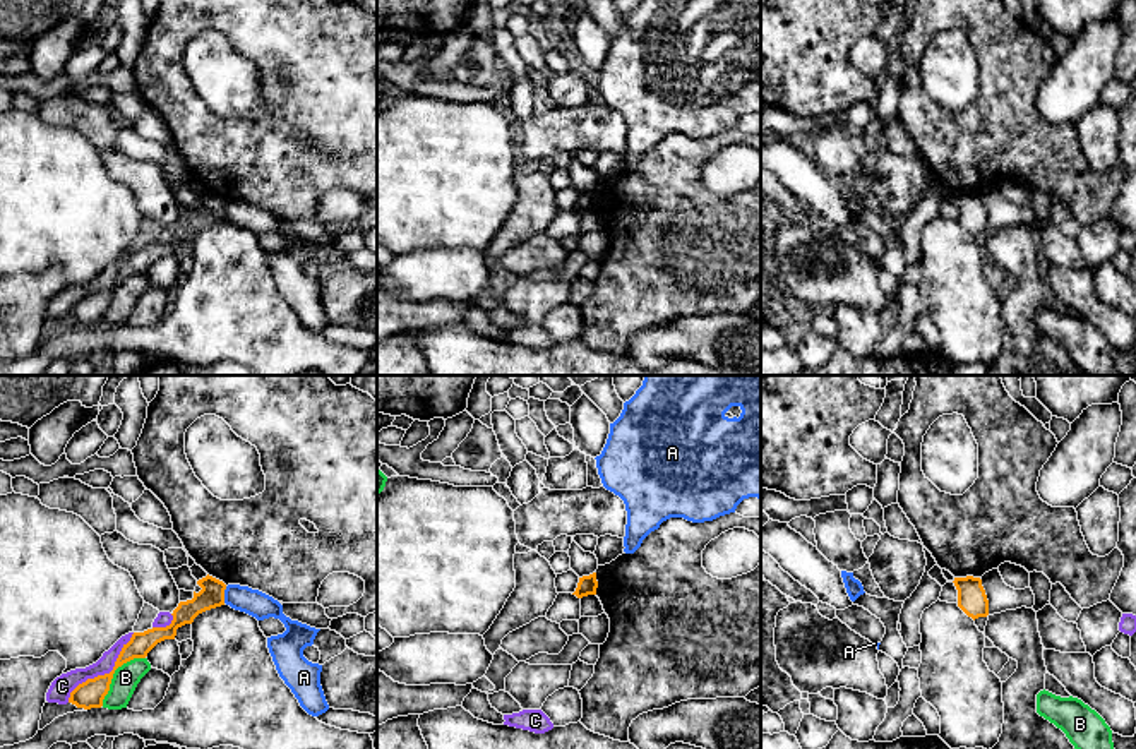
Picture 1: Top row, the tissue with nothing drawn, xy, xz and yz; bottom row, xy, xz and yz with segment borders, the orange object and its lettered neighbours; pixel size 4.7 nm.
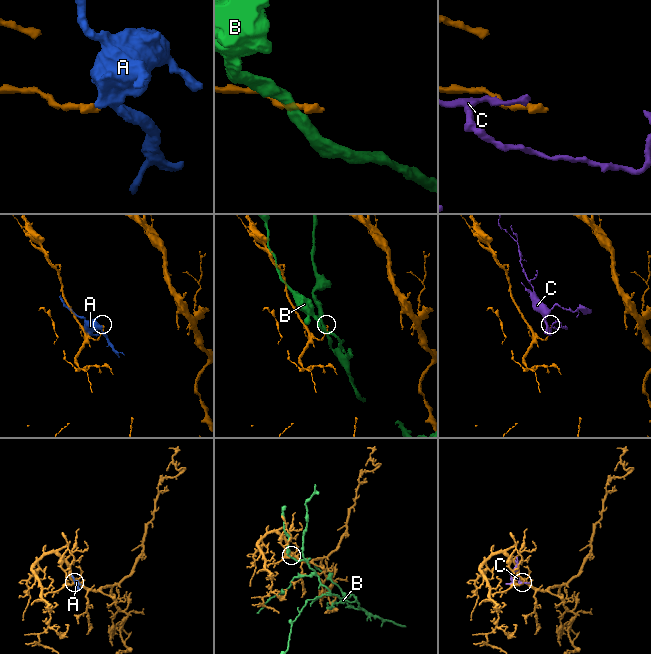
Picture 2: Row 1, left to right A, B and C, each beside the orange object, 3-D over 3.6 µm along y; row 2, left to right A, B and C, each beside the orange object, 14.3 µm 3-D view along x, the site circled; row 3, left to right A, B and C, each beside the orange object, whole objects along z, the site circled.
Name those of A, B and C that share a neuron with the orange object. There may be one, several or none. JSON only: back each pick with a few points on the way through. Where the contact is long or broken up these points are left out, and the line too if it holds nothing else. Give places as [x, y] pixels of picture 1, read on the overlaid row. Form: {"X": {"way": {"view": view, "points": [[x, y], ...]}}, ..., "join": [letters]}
{"join": []}

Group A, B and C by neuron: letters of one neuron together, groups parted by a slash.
A / B / C

